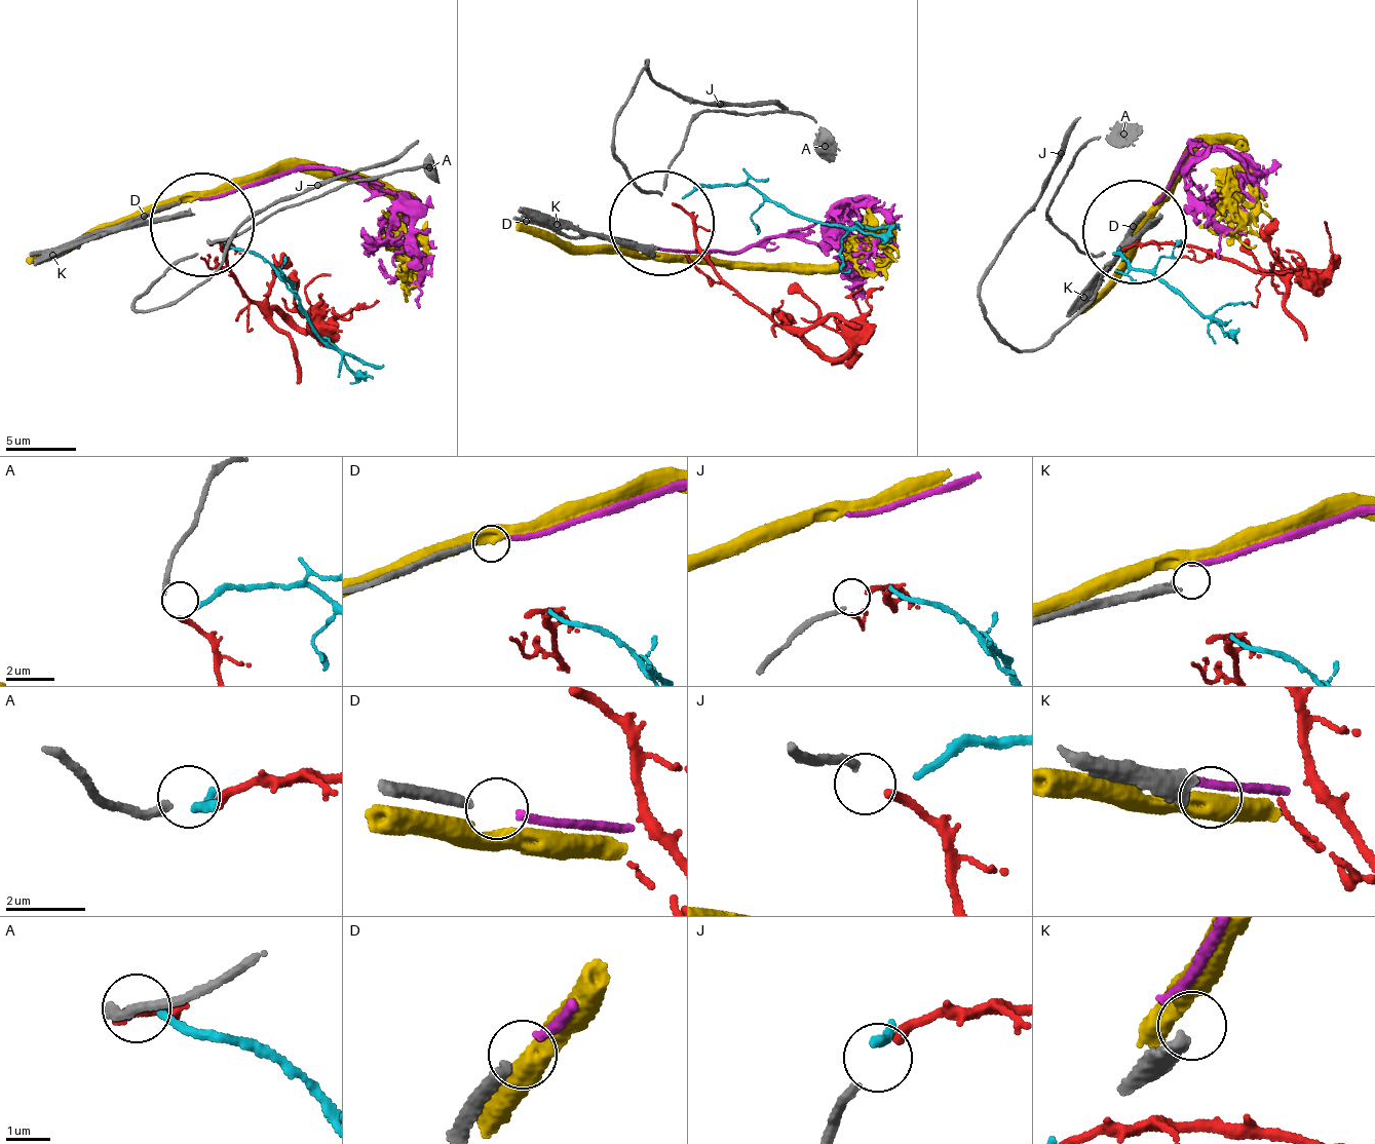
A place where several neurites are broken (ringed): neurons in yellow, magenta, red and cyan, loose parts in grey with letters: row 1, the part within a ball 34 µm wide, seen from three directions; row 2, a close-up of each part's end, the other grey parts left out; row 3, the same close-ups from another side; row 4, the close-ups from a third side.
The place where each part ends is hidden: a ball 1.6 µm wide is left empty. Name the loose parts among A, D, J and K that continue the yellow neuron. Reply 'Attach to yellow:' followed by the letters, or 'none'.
Attach to yellow: none

